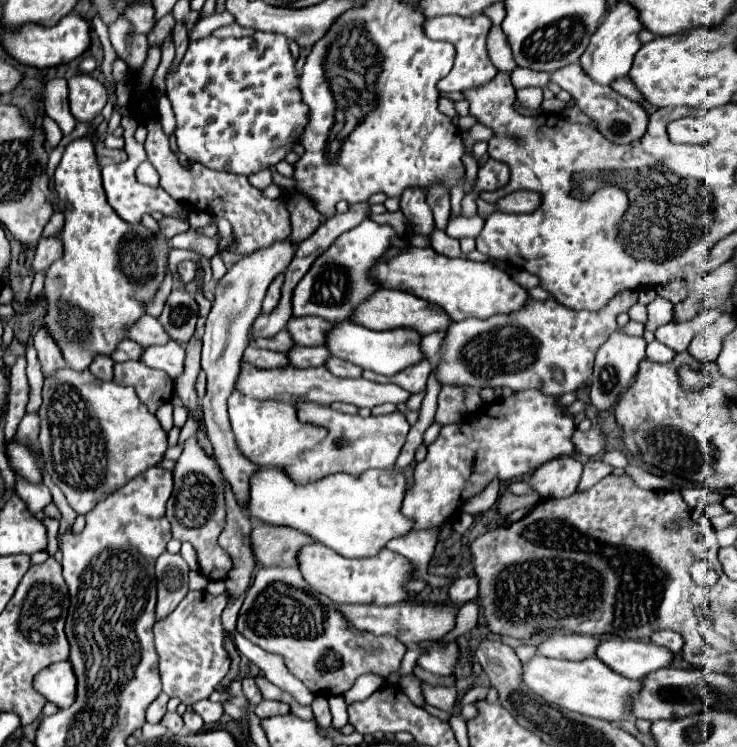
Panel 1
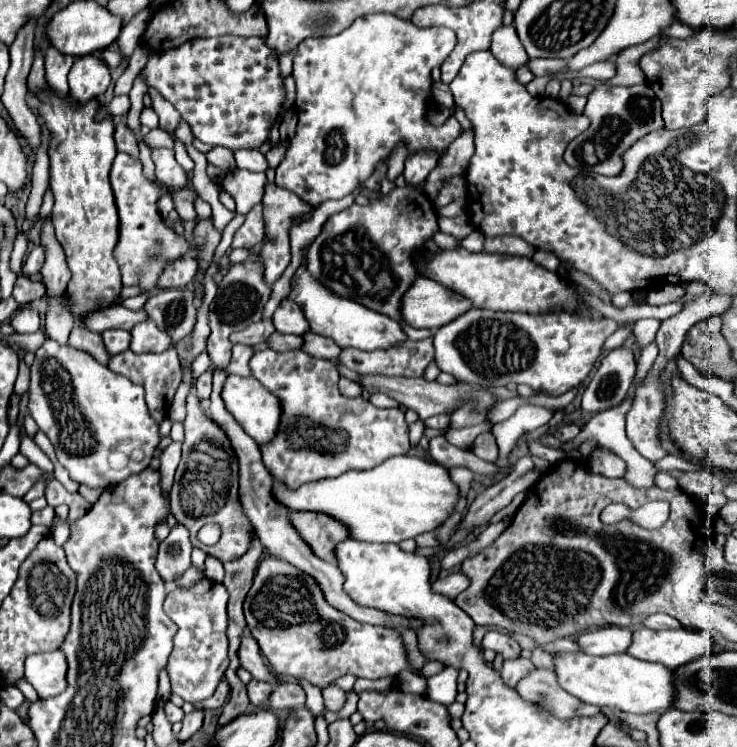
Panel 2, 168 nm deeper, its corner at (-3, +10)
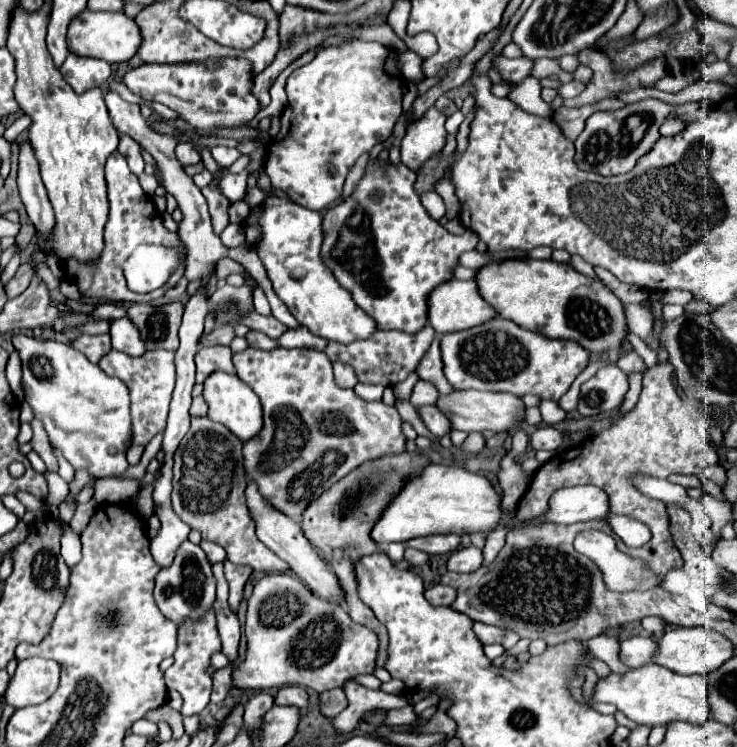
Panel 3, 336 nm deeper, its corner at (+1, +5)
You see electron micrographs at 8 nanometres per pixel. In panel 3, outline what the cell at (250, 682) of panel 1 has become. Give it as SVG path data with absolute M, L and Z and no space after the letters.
M256 691L254 695L250 695L248 701L246 701L246 705L244 705L244 709L246 709L246 713L244 713L244 727L246 729L256 729L260 725L262 715L272 705L274 705L274 697L268 695L268 693L264 693L264 691Z

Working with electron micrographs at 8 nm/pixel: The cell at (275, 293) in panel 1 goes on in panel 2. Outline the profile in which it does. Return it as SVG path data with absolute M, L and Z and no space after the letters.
M266 182L266 186L264 186L262 208L264 208L266 238L264 238L264 246L260 250L260 256L262 256L262 264L264 264L266 284L272 286L282 276L282 272L288 268L288 264L290 264L290 238L288 238L288 230L292 226L294 216L308 214L312 208L304 200L300 200L296 194L292 194L290 190L284 190L280 186L276 186L274 182Z

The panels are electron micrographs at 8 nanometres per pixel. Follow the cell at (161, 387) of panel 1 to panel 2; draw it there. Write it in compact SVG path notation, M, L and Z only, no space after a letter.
M126 350L122 354L110 356L108 368L112 372L118 372L122 376L126 376L128 380L132 380L134 384L144 386L146 390L146 404L150 410L150 416L160 424L166 416L168 416L168 408L172 404L172 398L176 394L176 388L182 382L182 372L180 372L180 360L178 360L178 352L174 350L164 350L164 354L134 354L132 350Z

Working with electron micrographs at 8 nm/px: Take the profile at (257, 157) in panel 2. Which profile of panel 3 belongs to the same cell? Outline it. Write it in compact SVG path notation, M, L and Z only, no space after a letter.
M214 147L212 149L212 157L216 159L216 163L220 167L228 169L232 163L236 163L242 157L242 153L238 149L230 149L230 147Z

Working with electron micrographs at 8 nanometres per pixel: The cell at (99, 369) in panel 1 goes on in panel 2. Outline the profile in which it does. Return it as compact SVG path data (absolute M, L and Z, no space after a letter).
M74 326L72 332L70 332L70 338L68 338L68 344L72 348L78 348L78 350L84 350L88 352L90 356L94 356L100 364L106 364L110 360L102 340L100 340L100 334L98 332L92 332L92 330L86 330L82 326Z

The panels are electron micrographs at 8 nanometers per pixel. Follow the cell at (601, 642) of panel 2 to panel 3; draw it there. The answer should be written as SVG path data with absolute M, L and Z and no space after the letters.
M628 637L620 639L620 661L626 667L642 667L652 661L656 643L650 637Z

